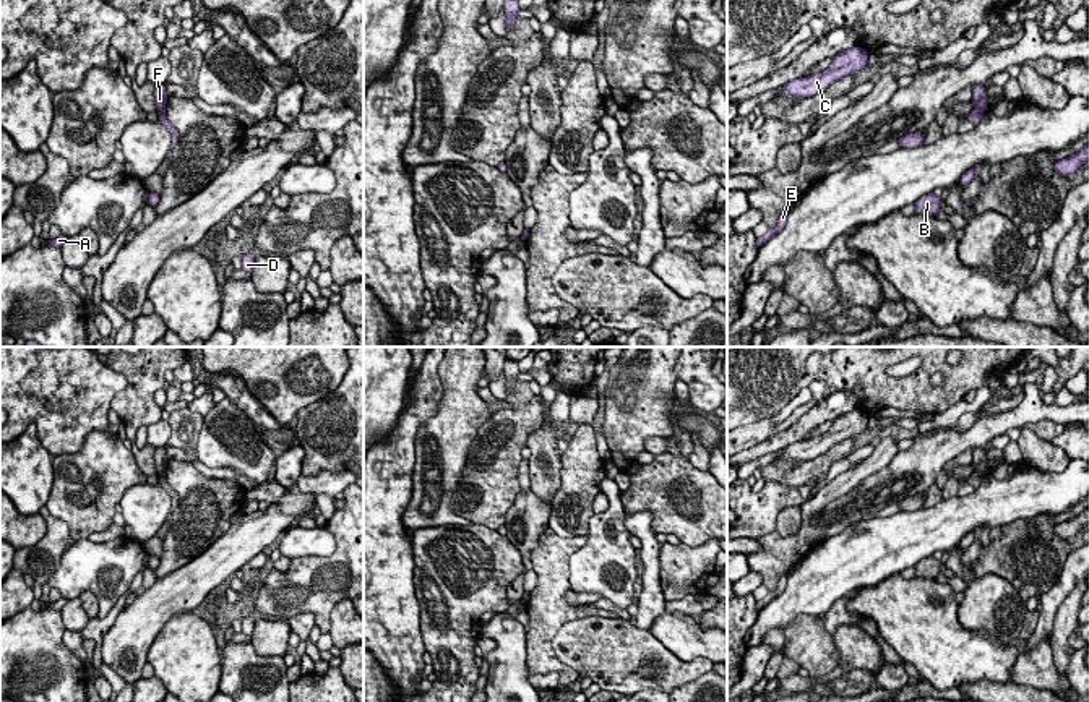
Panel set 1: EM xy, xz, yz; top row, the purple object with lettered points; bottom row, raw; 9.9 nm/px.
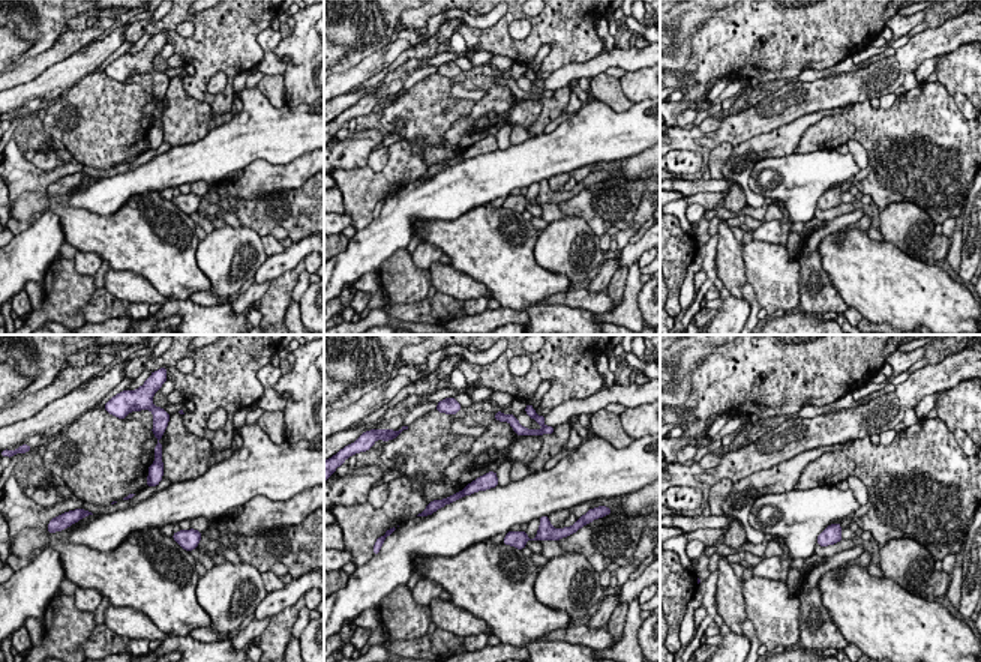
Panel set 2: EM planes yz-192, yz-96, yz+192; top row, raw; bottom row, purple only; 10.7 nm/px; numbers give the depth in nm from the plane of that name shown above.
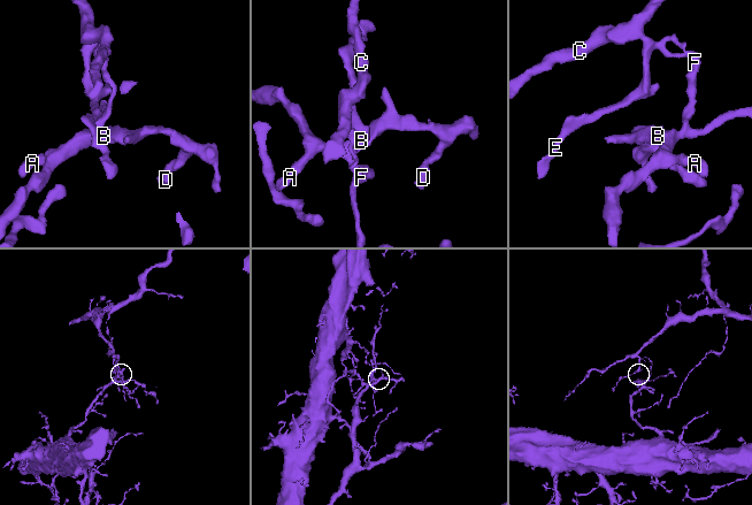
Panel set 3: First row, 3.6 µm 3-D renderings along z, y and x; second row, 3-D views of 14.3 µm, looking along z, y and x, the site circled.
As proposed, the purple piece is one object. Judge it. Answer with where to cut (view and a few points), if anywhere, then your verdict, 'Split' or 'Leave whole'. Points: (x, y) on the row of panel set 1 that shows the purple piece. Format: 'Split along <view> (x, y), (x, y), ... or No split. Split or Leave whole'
Split along yz (976, 109), (981, 114). Split

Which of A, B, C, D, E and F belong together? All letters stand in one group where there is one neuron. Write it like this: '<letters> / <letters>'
A B D / C E F

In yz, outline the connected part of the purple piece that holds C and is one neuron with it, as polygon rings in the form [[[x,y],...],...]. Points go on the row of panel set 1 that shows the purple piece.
[[[850,47],[841,50],[831,62],[831,65],[820,75],[798,78],[784,84],[784,89],[777,94],[810,97],[820,91],[824,91],[833,81],[847,75],[854,75],[868,66],[868,52],[862,47]]]

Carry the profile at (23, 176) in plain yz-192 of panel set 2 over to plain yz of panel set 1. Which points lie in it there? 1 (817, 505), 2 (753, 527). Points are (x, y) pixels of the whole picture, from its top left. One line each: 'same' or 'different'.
1: same
2: different

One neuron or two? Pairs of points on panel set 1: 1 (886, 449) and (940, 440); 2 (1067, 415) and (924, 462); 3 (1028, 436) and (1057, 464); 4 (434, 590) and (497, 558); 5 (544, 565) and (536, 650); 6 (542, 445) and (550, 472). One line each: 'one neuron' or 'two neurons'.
1: two neurons
2: one neuron
3: one neuron
4: one neuron
5: one neuron
6: one neuron

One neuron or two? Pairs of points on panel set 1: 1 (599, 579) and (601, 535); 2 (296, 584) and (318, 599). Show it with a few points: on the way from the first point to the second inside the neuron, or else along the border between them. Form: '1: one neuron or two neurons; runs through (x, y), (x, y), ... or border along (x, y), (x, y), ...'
1: one neuron; runs through (599, 568), (601, 547)
2: one neuron; runs through (301, 587), (307, 587), (314, 594)

